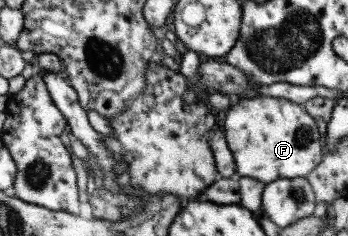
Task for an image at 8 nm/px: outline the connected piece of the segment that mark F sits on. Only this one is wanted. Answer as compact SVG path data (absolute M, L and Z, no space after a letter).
M260 96L241 99L227 109L221 130L239 176L251 176L267 184L282 178L305 177L319 164L320 134L302 105L284 98Z

